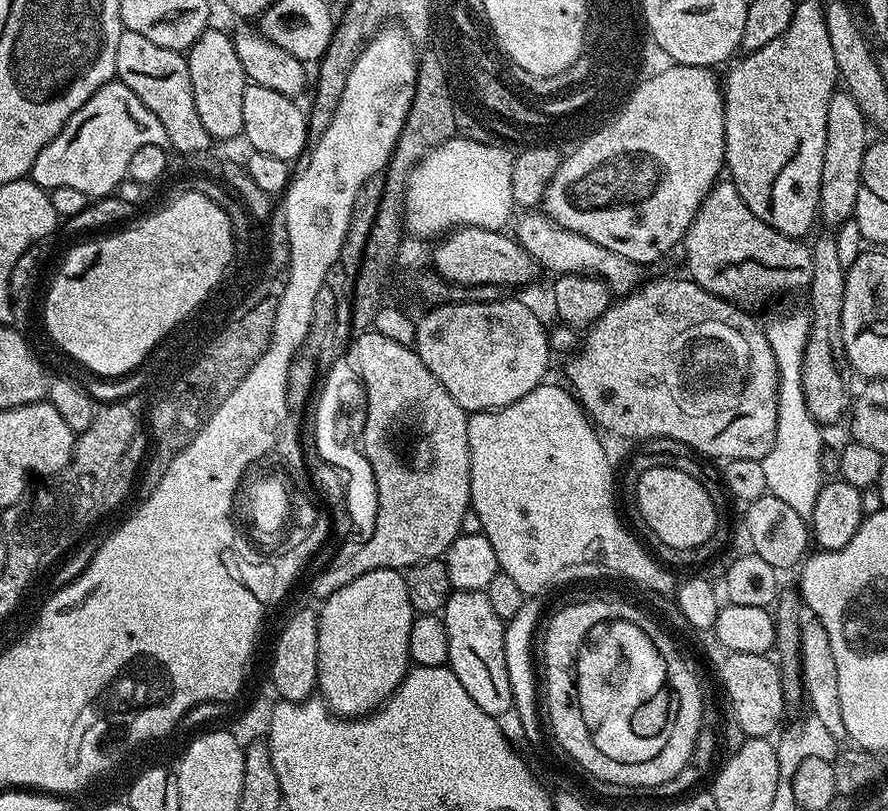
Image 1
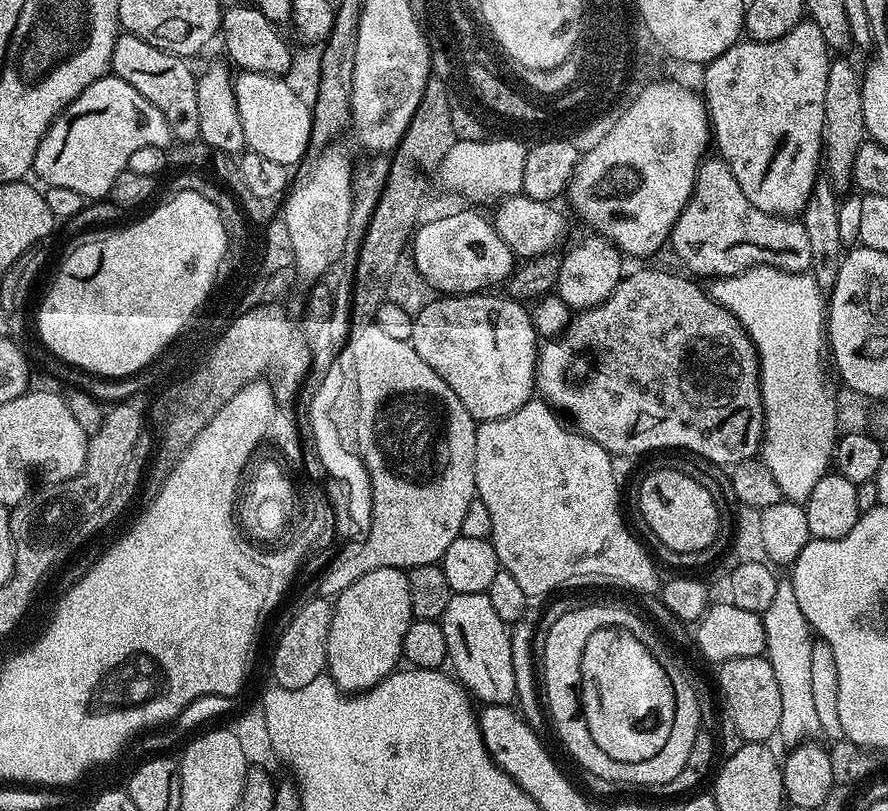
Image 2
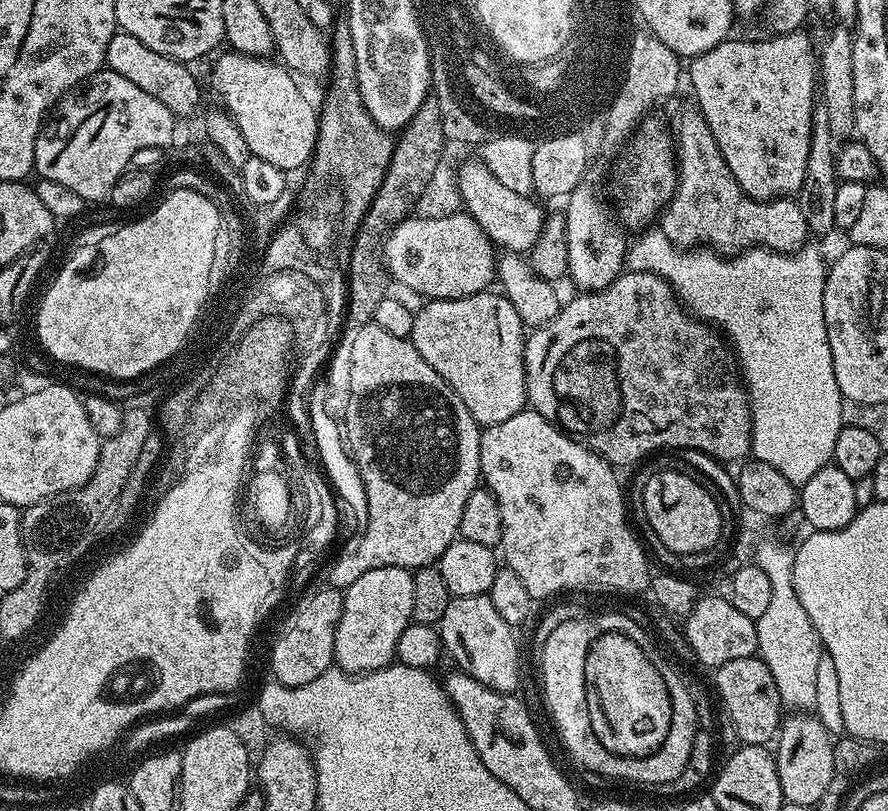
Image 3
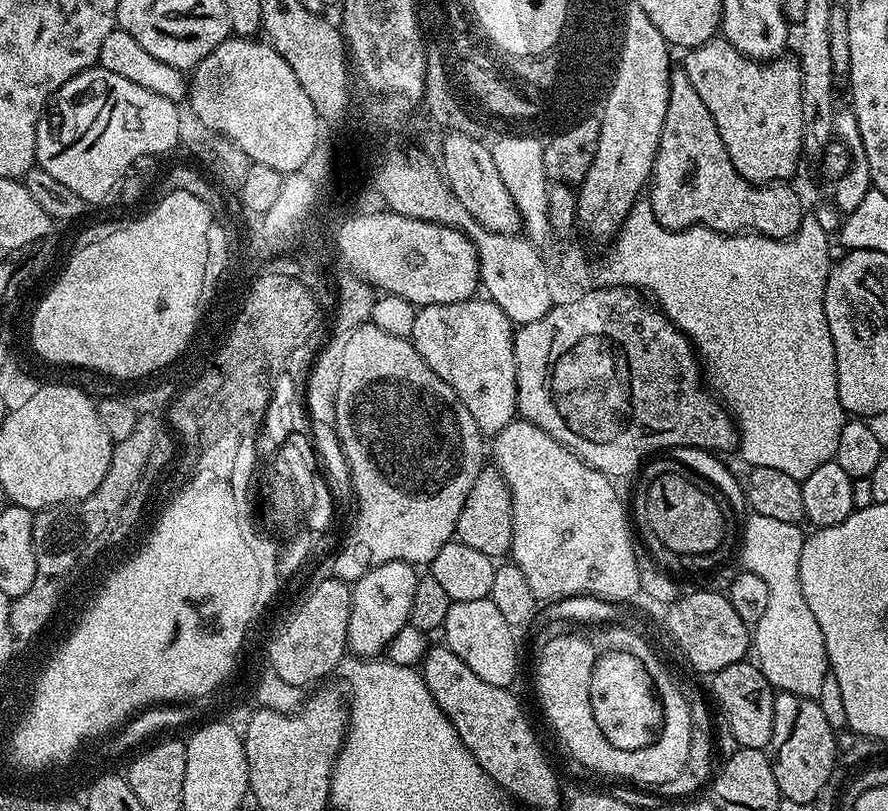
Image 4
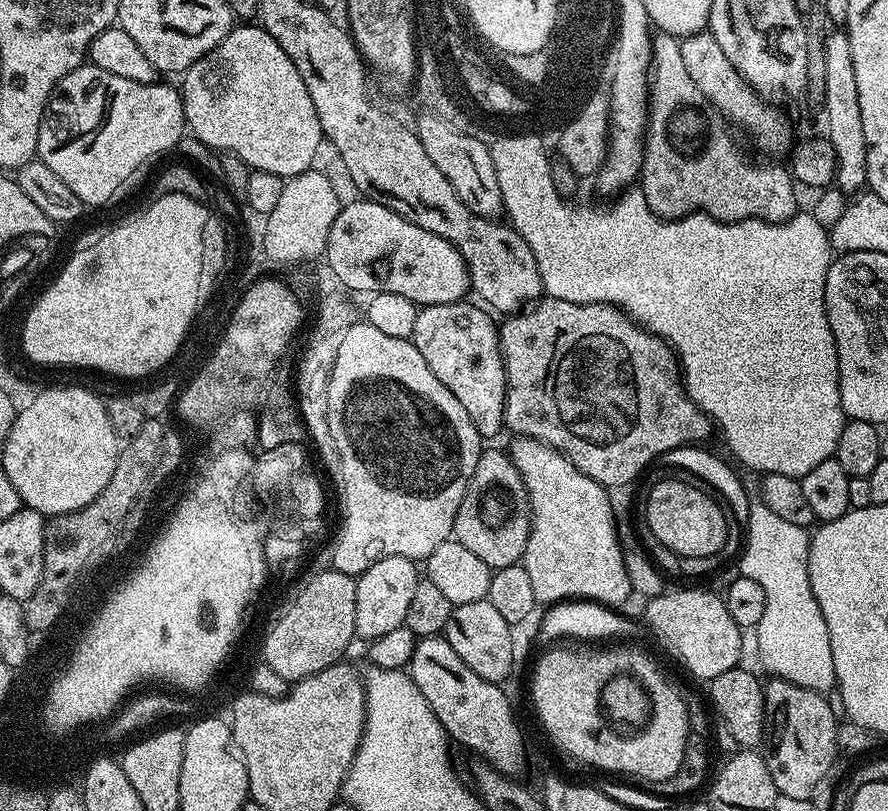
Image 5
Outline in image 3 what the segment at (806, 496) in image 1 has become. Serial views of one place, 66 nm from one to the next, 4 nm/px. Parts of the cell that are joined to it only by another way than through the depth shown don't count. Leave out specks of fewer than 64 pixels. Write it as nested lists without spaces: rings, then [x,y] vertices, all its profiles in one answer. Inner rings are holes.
[[[648,230],[636,241],[631,241],[626,252],[626,264],[634,272],[653,272],[658,274],[667,284],[671,284],[676,291],[676,297],[680,299],[681,305],[691,312],[697,320],[703,320],[705,324],[711,324],[713,328],[719,330],[726,337],[734,359],[738,365],[739,375],[744,381],[744,387],[748,389],[748,405],[752,408],[752,450],[751,455],[757,460],[774,466],[774,470],[779,470],[783,476],[790,478],[794,485],[805,484],[818,474],[827,464],[833,463],[834,442],[838,442],[838,434],[844,427],[842,410],[844,397],[838,390],[838,378],[834,378],[834,358],[830,354],[830,342],[828,341],[828,331],[826,330],[826,318],[822,310],[822,294],[824,293],[824,278],[826,275],[826,260],[818,249],[813,246],[805,246],[798,252],[791,254],[787,252],[770,252],[767,248],[749,248],[747,252],[739,254],[724,255],[715,250],[681,250],[666,238],[658,230]]]

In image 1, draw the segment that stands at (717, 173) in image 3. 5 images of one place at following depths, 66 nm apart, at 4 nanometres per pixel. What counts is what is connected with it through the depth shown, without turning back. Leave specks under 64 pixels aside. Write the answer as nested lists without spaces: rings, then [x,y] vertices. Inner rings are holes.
[[[724,178],[712,185],[698,214],[694,214],[694,222],[690,222],[682,241],[682,249],[684,260],[688,263],[687,275],[694,283],[724,300],[731,300],[741,306],[752,306],[748,304],[764,300],[767,296],[776,296],[779,292],[792,292],[795,288],[807,289],[811,282],[812,249],[804,243],[803,239],[782,234],[774,230],[774,226],[762,222],[762,218],[755,216],[750,206],[742,202],[731,179]]]

